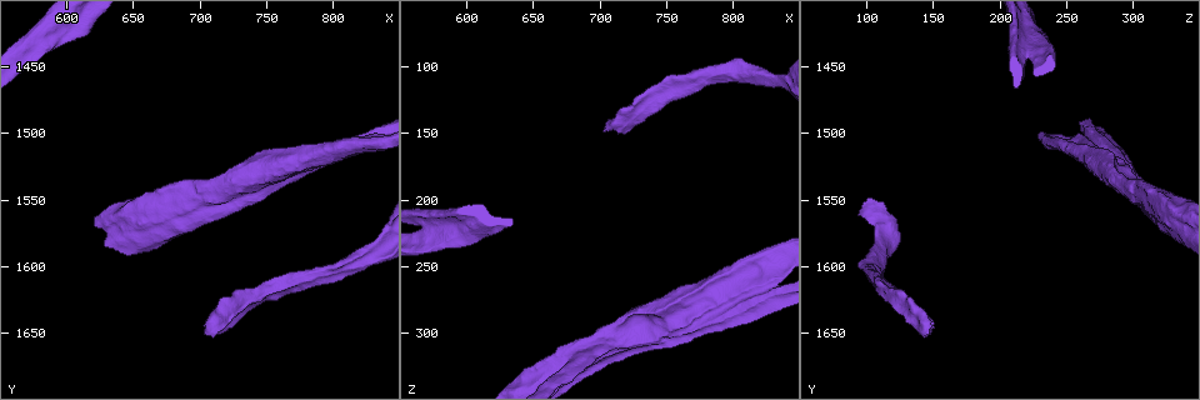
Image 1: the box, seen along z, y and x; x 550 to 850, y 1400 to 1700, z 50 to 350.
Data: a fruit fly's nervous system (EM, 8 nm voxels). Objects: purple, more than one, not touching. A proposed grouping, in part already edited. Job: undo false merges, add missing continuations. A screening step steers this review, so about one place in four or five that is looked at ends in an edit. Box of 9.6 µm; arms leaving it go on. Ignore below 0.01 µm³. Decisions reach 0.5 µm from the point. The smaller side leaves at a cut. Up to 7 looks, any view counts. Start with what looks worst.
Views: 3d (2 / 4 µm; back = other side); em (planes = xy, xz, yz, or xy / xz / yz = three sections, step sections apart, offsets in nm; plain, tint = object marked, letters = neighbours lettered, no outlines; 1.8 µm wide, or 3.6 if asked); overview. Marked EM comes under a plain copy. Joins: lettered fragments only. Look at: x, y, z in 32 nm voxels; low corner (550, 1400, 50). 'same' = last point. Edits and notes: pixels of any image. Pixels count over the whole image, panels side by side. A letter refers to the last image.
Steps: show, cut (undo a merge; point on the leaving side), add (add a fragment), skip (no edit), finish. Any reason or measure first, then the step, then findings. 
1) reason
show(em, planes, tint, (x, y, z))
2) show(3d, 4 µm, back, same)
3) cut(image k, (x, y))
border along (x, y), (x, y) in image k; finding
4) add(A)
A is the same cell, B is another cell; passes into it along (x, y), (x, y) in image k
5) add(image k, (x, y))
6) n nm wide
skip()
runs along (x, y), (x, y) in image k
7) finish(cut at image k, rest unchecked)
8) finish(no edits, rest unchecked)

thick end
show(3d, 2 µm, (704, 1652, 146))

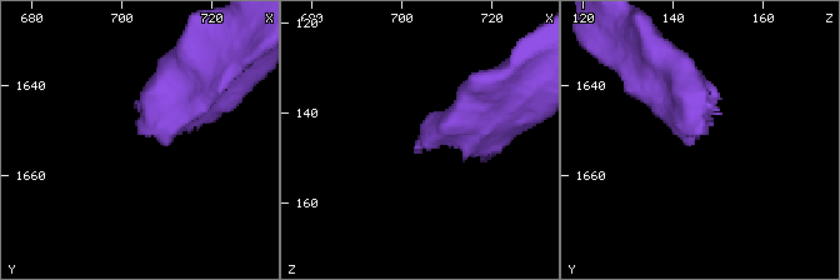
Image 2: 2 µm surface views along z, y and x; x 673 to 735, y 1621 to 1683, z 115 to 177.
now the EM
show(em, xy, step 8, tint, (704, 1651, 146))

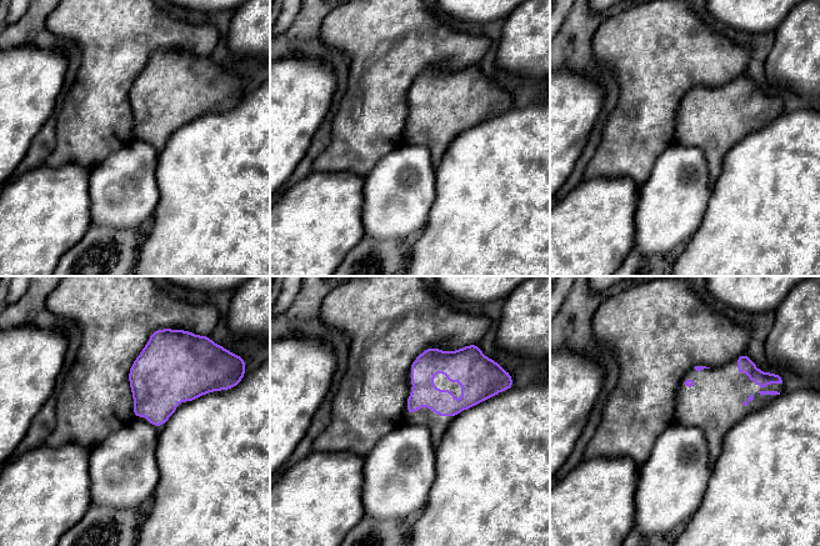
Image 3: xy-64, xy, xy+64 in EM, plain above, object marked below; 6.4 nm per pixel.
what lies round it
show(em, xy, step 8, letters, same)

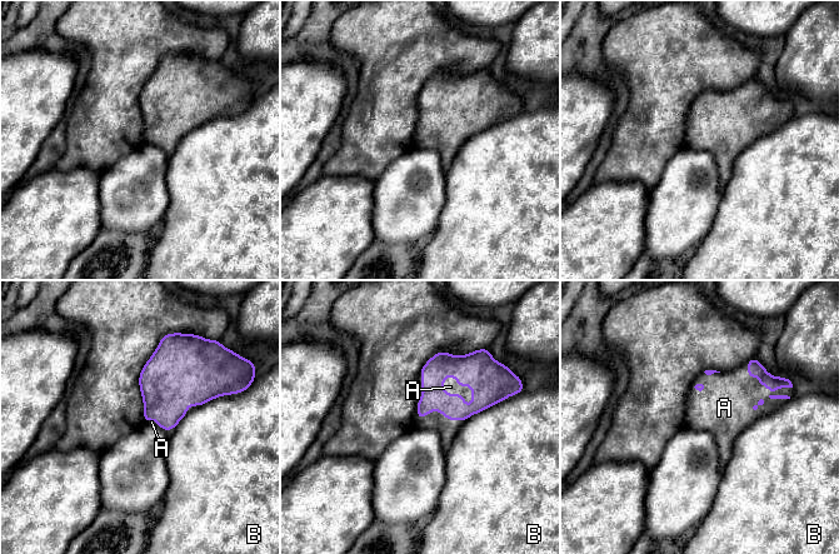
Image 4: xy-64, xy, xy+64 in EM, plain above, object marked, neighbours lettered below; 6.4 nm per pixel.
add(A)
A is the same cell, B is another cell; passes into it along (489, 384), (452, 394), (450, 387) in image 4; the cell continues

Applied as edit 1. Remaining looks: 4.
show(overview)

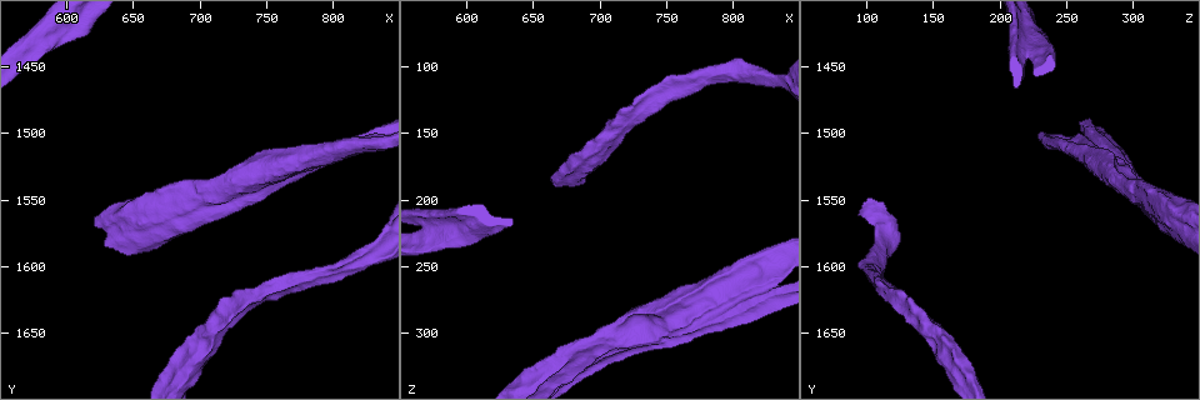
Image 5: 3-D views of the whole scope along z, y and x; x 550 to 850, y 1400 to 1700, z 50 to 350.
free end
show(3d, 2 µm, (764, 1622, 124))

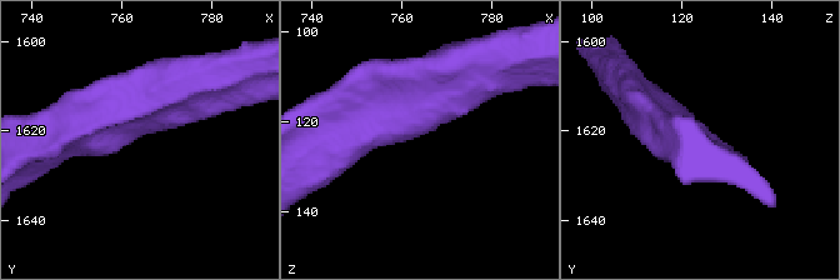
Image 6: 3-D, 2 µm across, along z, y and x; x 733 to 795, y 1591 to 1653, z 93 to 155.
show(em, planes, letters, (764, 1621, 123))

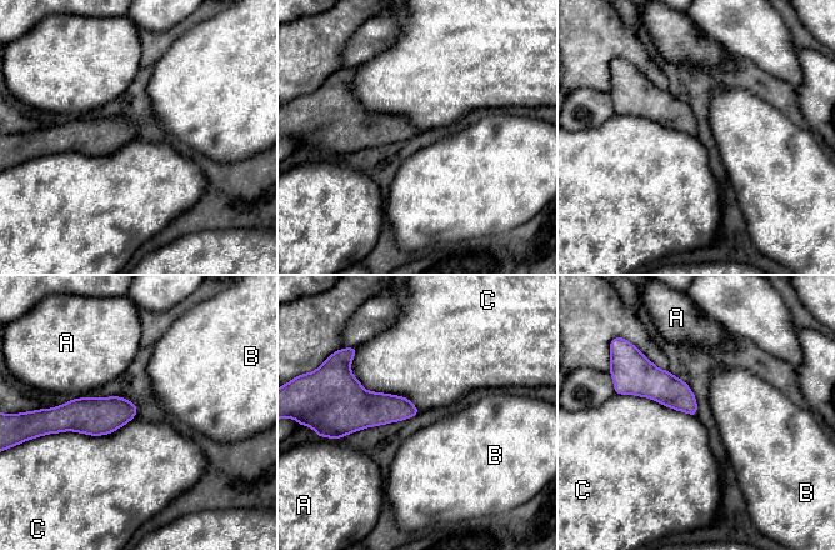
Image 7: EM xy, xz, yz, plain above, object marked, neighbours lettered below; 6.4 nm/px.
170 nm wide
skip()
A, B and C are other cells; border along (353, 358), (365, 389), (420, 411) in image 7; no lettered fragment goes on from it

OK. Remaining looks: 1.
finish(add at image 4, rest unchecked)

